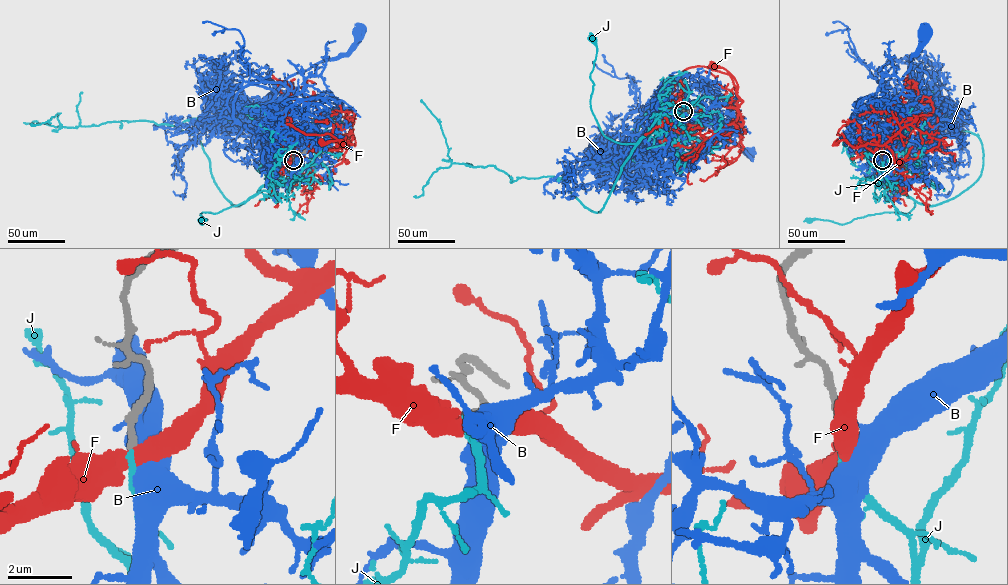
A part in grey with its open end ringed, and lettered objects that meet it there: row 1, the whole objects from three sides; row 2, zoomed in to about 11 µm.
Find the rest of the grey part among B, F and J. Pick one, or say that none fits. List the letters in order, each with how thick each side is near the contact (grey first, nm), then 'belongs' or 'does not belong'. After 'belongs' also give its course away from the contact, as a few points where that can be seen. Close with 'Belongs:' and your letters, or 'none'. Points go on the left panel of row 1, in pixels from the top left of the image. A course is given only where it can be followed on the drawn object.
B: 320 nm thick on the grey side, 240 nm on the other; does not belong
F: 240 nm thick on the grey side, 480 nm on the other; does not belong
J: 240 nm thick on the grey side, 180 nm on the other; belongs; it runs (293, 160), (295, 179), (290, 184), (270, 182), (236, 205), (203, 212), (200, 223), (207, 220), (201, 221)
Belongs: J

